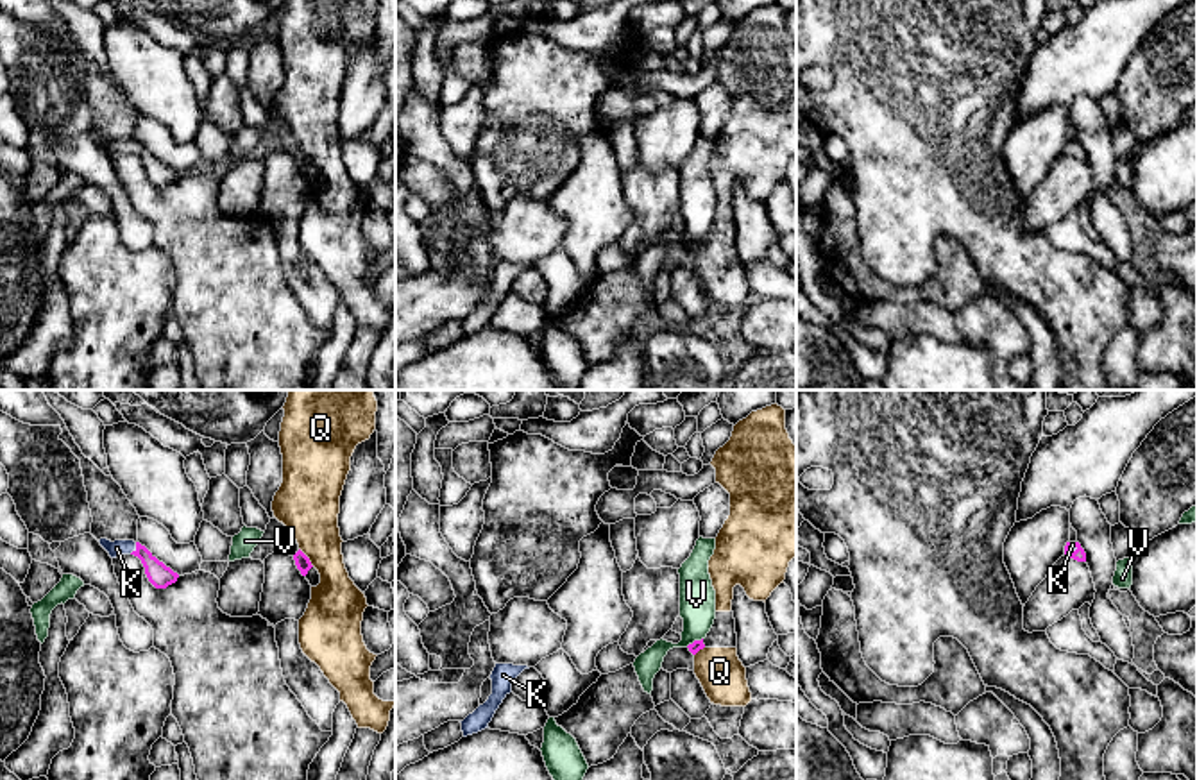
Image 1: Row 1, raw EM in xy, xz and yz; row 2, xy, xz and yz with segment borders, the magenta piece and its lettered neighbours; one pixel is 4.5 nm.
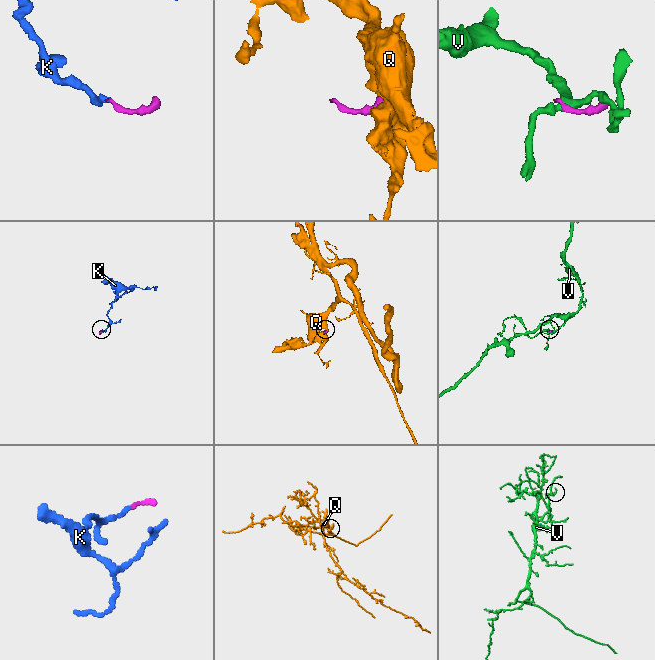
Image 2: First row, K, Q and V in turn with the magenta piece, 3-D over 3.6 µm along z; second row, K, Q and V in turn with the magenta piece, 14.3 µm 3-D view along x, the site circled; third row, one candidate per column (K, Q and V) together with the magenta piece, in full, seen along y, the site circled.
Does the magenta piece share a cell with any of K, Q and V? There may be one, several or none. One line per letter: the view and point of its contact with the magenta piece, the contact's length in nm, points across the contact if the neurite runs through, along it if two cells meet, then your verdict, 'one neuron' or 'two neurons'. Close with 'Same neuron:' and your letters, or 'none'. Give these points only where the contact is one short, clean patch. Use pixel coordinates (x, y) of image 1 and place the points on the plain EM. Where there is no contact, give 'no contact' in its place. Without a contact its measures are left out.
K: xy (136, 147) | 70 nm | across xy (158, 172), (136, 147), (117, 147) | one neuron
Q: xy (306, 156) | 110 nm | along xy (299, 147), (314, 165) | two neurons
V: xz (695, 240) | 90 nm | along xz (702, 237), (686, 245) | two neurons
Same neuron: K

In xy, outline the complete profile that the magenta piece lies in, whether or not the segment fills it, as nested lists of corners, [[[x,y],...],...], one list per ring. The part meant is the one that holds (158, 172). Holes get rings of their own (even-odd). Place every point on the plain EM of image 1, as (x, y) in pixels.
[[[100,138],[100,145],[109,152],[111,157],[116,157],[120,154],[134,154],[141,159],[145,166],[145,174],[149,181],[156,188],[166,188],[168,184],[175,182],[179,174],[174,172],[170,166],[166,166],[163,161],[159,161],[145,145],[134,140],[107,140]]]

